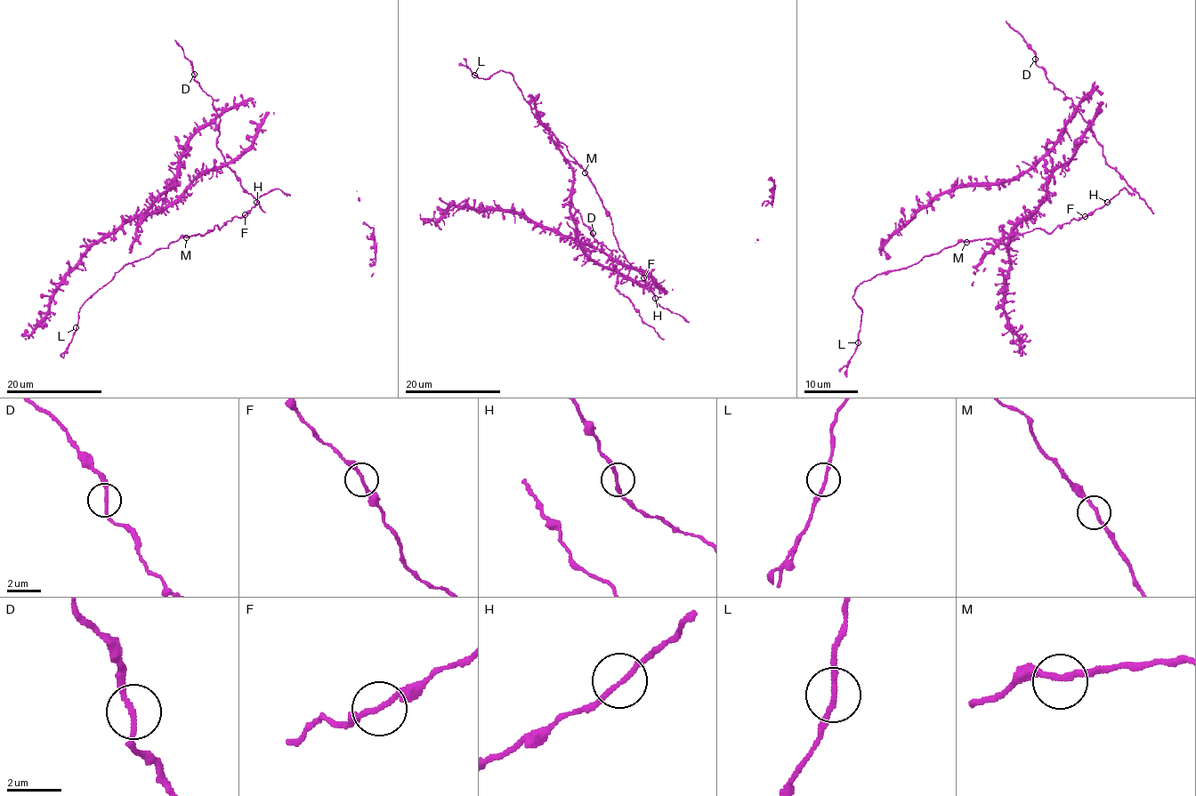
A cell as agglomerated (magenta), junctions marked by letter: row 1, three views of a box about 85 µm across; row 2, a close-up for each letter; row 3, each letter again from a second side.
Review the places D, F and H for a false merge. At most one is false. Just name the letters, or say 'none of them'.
none of them

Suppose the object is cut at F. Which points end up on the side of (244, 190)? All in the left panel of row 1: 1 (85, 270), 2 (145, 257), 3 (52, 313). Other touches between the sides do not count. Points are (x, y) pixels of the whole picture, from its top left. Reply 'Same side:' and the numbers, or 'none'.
Same side: 1, 3

